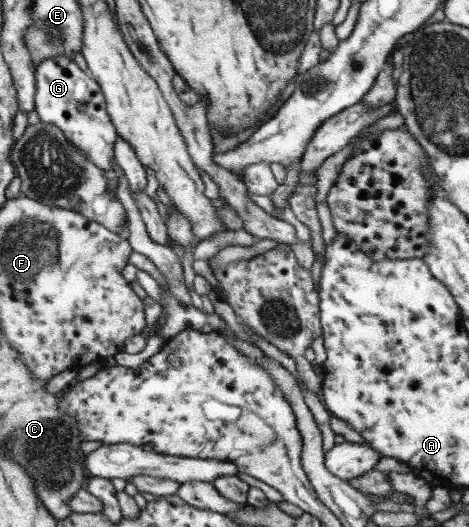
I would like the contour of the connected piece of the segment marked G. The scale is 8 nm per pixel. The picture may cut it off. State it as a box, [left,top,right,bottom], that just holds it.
[35,55,120,197]

